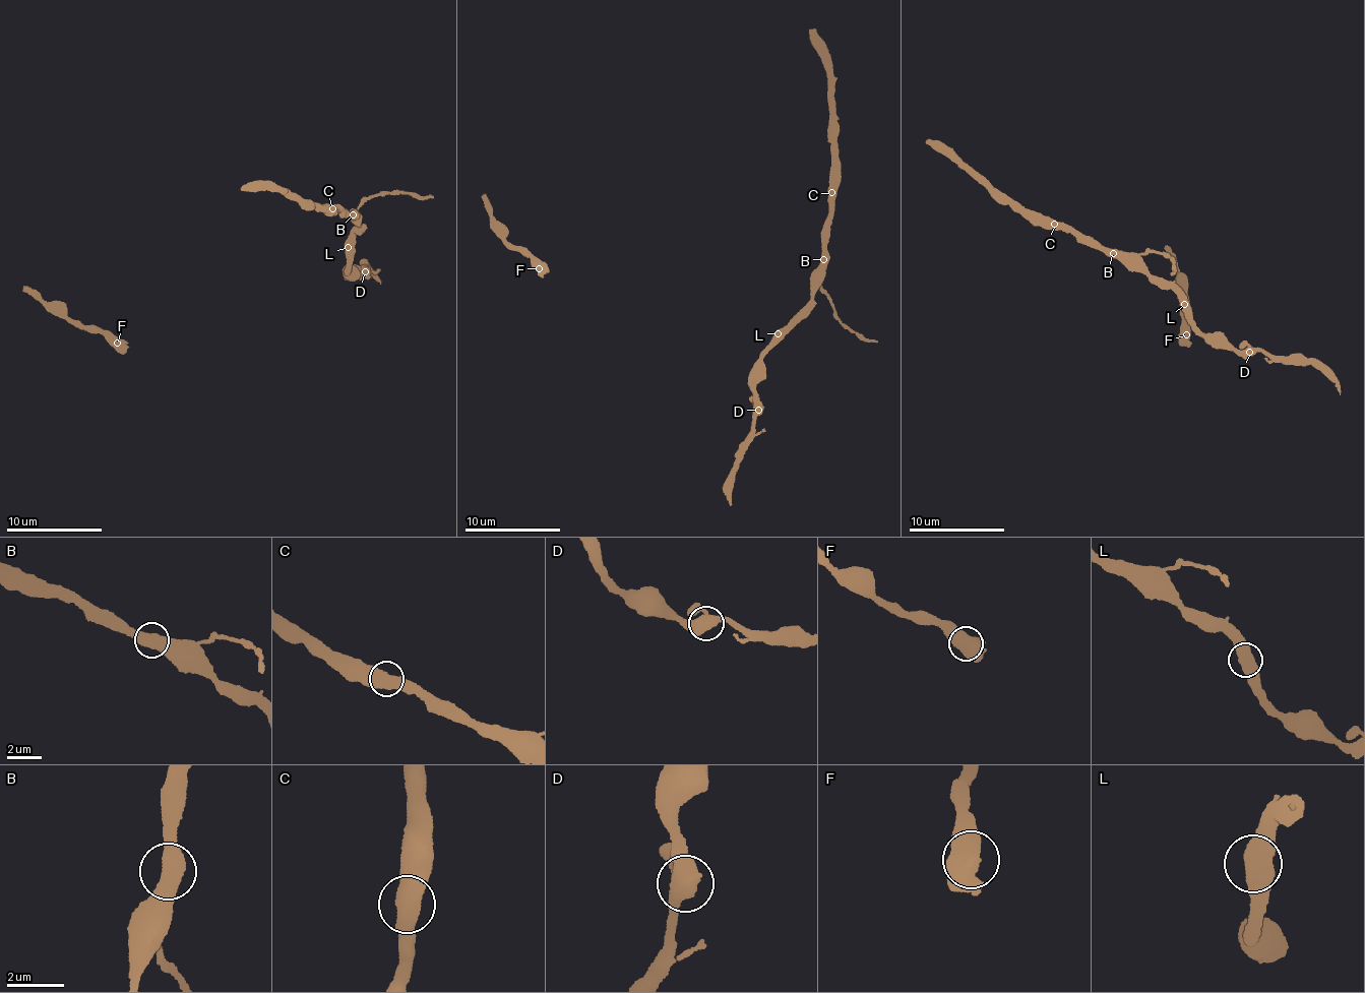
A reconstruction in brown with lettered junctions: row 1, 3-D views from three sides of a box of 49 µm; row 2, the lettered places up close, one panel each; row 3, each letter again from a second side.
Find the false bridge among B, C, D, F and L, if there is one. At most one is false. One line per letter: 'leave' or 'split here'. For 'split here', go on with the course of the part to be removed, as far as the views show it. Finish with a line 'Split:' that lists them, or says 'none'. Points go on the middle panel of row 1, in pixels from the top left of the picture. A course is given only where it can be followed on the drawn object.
B: leave
C: leave
D: leave
F: leave
L: leave
Split: none

